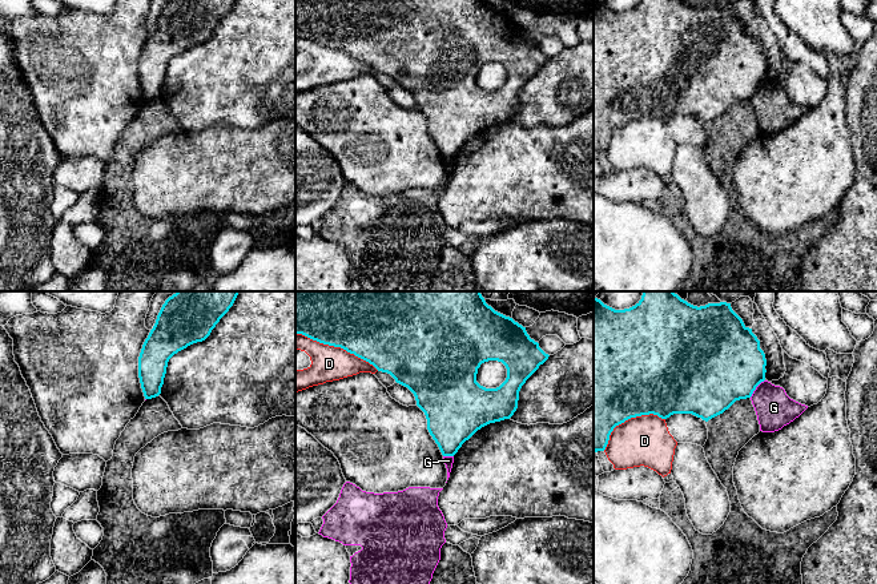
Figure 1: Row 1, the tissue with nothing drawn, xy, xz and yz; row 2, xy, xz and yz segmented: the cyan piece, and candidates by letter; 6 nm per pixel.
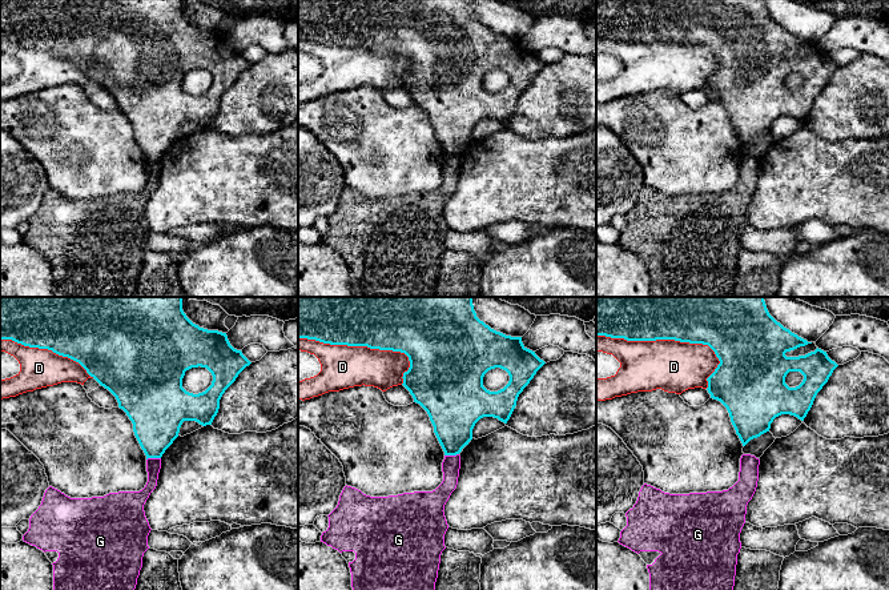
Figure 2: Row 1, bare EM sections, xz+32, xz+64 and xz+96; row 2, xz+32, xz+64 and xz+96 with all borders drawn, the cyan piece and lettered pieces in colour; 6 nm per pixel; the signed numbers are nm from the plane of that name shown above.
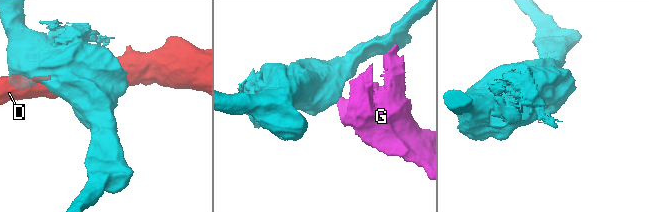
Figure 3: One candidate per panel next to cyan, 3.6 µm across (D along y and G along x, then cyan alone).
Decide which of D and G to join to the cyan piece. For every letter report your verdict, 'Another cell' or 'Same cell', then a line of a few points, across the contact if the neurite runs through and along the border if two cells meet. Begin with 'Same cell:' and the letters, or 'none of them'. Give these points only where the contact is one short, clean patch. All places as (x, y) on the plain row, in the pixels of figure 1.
Same cell: none of them
D: Another cell
G: Another cell. Line: yz (764, 81), (749, 99)

